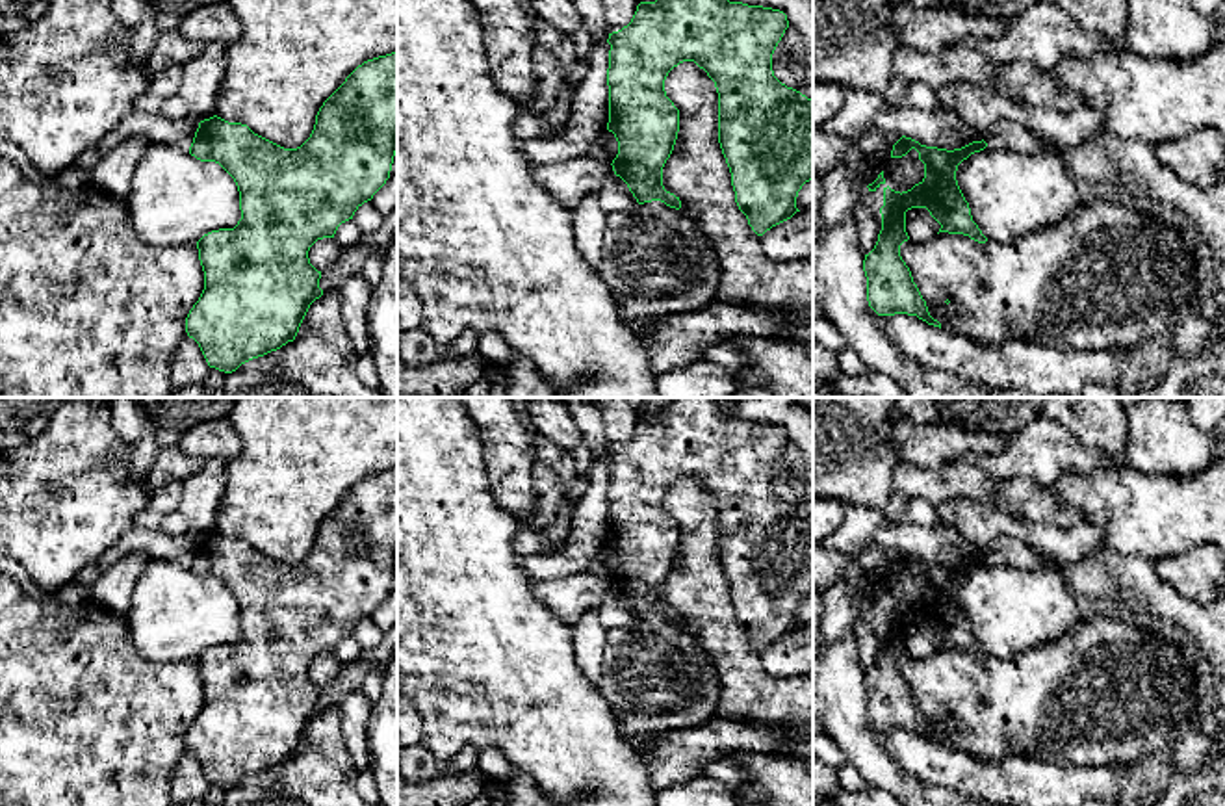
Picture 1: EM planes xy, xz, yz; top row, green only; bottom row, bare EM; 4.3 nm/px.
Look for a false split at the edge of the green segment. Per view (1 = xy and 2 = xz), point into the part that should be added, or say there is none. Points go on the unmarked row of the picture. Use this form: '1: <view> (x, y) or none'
1: none
2: none

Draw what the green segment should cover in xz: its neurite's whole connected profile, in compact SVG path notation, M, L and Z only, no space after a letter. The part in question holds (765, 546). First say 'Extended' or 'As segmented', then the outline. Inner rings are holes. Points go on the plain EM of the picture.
As segmented. M676 397L655 418L640 418L627 442L609 449L609 539L607 546L618 557L612 587L620 592L638 620L661 617L679 626L681 617L663 602L663 583L670 574L677 548L679 526L666 513L664 496L683 477L694 477L715 498L718 509L718 559L731 589L735 618L757 652L791 635L796 613L813 594L813 514L781 500L772 487L772 470L789 444L780 425L729 418L722 409L728 397Z

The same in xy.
As segmented. M397 468L358 481L323 518L310 553L297 565L284 565L247 540L228 539L217 531L199 539L189 570L200 578L219 579L239 607L241 635L234 644L219 644L197 657L204 687L204 706L186 734L186 748L193 754L208 782L225 789L241 780L293 758L310 721L323 711L321 687L308 674L310 663L334 654L338 643L386 600L397 568Z

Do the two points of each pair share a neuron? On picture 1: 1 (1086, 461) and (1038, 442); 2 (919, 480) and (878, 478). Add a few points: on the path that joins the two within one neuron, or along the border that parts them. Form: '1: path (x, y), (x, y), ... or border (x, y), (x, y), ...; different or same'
1: path (1075, 457), (1049, 450); same
2: border (901, 461), (893, 472), (889, 494); different

